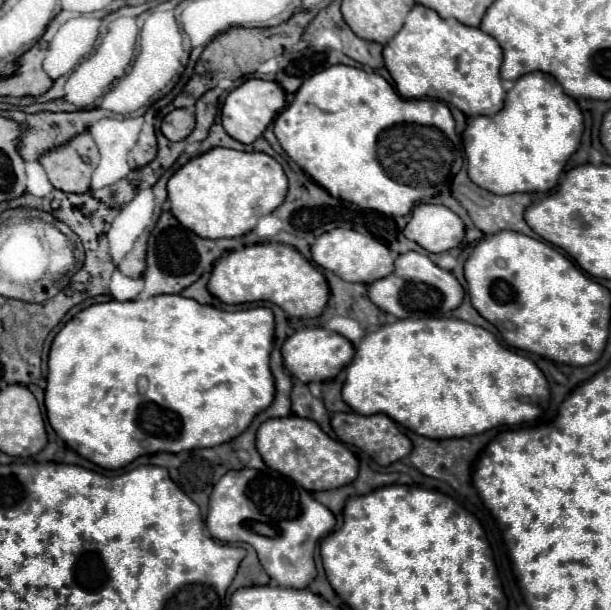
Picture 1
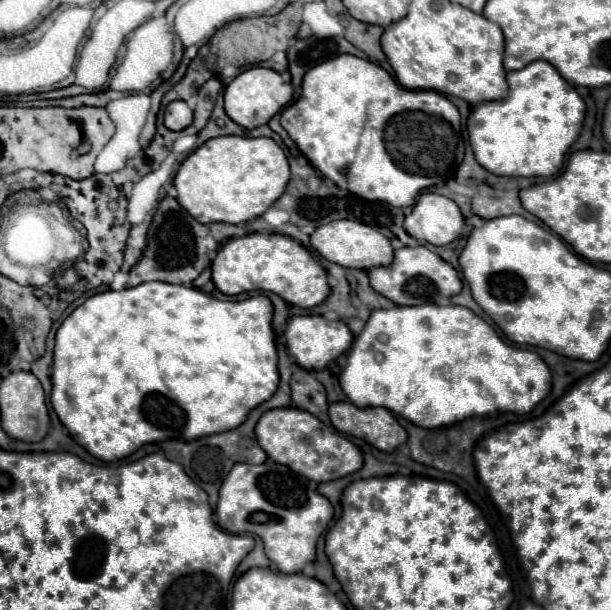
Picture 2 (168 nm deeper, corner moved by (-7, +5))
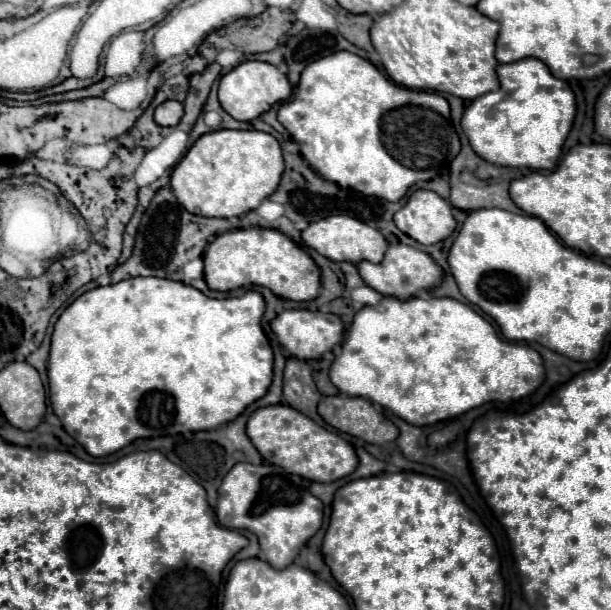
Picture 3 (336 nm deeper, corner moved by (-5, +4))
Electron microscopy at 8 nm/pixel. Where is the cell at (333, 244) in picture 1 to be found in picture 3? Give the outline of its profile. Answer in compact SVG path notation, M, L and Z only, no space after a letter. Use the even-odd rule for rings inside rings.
M328 216L318 222L312 222L302 232L302 240L306 246L314 248L318 254L322 254L334 262L352 262L352 264L358 264L362 260L378 264L384 258L384 252L388 248L386 238L378 230L374 230L368 224L364 224L356 218L350 218L350 216Z

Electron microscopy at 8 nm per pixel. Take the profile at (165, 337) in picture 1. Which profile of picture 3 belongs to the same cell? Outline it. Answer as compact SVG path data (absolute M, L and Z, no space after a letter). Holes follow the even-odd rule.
M130 278L118 284L110 286L98 286L94 290L88 290L86 294L78 296L58 318L54 332L52 332L52 348L48 358L48 386L50 386L50 404L54 408L54 414L60 418L64 430L84 446L84 450L90 456L108 456L118 452L120 448L132 444L138 438L154 438L154 436L172 436L180 434L184 430L214 430L226 422L236 420L246 406L262 398L270 384L272 384L272 348L268 344L268 338L260 326L262 314L264 314L264 298L258 292L246 292L240 298L208 298L200 290L174 282L164 278Z

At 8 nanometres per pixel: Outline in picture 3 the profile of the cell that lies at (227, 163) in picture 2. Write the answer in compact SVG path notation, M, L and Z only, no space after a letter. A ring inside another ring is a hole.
M216 130L200 136L186 156L172 172L170 184L178 202L190 210L190 214L206 218L234 218L250 210L256 210L262 200L274 194L284 172L284 158L278 140L272 134L258 130Z

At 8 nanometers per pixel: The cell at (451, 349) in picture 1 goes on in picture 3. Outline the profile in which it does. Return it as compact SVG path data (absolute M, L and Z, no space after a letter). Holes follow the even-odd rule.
M419 295L408 302L386 296L380 308L362 308L330 368L332 384L346 396L366 398L414 426L432 426L456 418L486 402L518 402L538 390L544 380L540 354L524 344L502 340L494 326L468 304L452 298Z

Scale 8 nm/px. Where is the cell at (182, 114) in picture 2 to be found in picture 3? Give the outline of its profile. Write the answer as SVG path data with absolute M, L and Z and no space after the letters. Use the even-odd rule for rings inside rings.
M168 100L164 104L160 104L154 112L154 120L160 124L160 126L168 126L168 128L174 128L180 124L184 116L184 106L176 100Z

